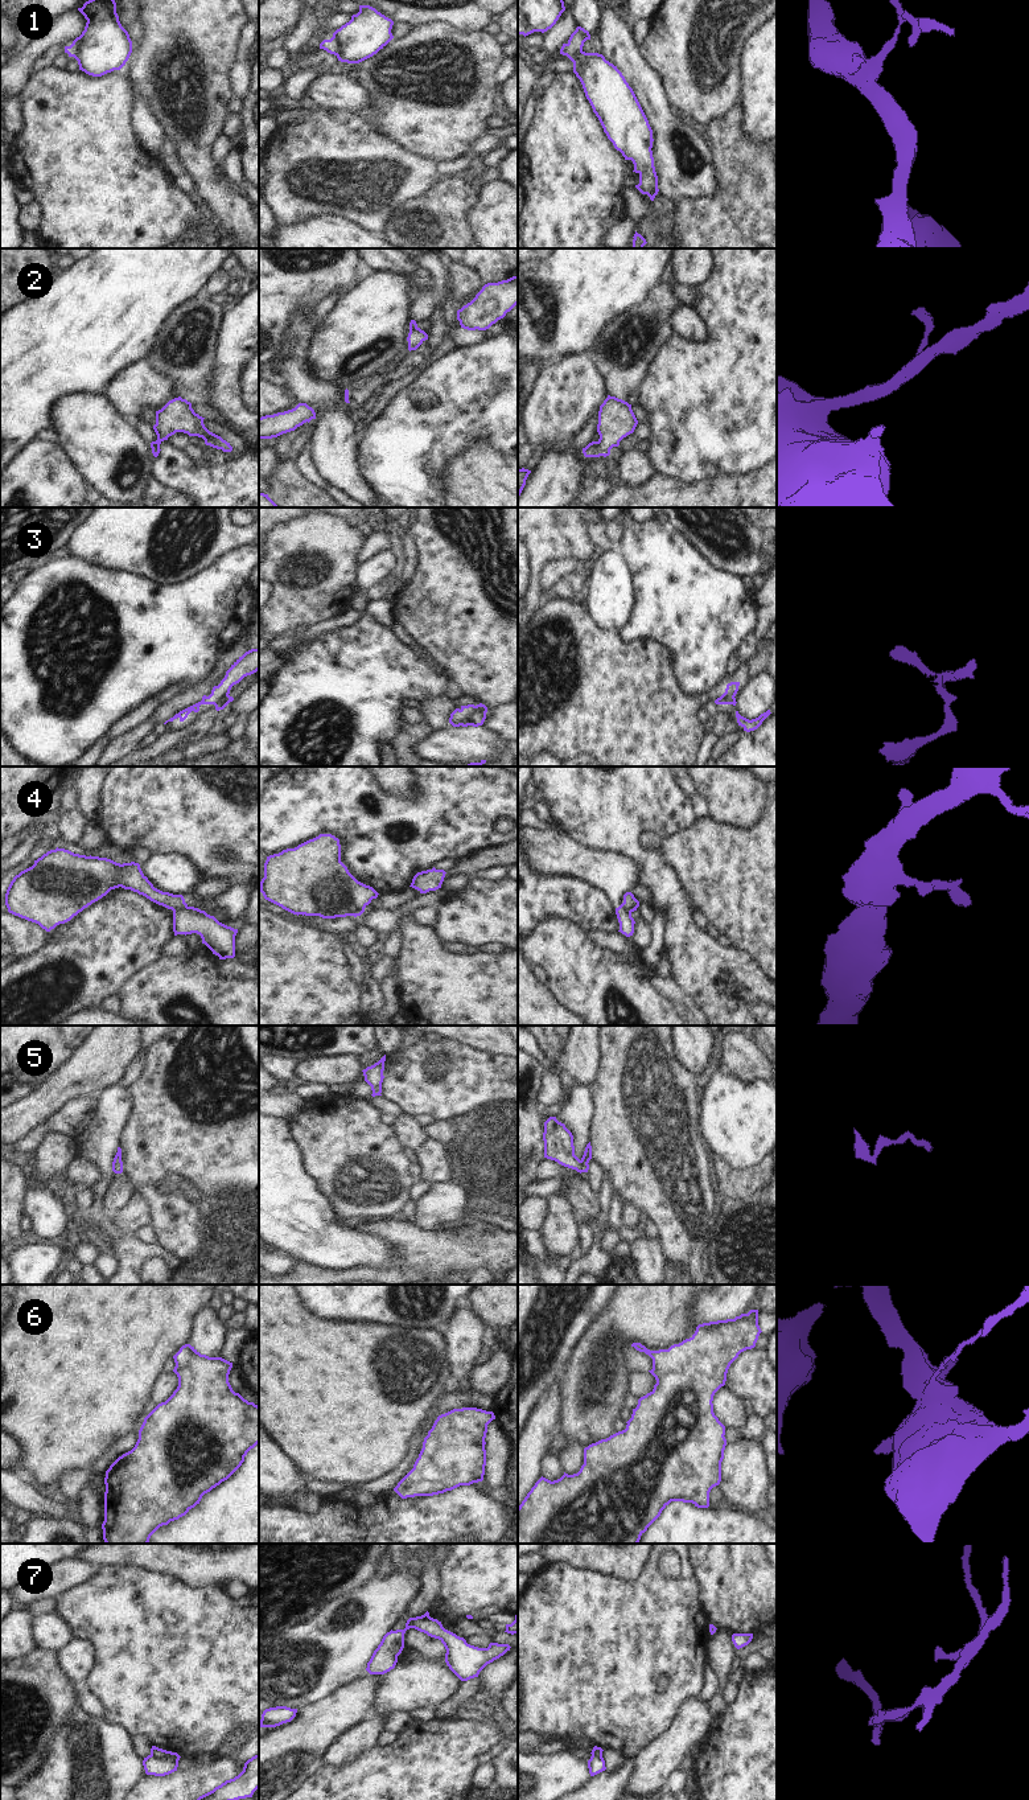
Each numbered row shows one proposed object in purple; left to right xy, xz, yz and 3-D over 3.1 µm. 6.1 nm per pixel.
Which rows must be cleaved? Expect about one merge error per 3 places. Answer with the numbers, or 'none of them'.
1, 4, 7

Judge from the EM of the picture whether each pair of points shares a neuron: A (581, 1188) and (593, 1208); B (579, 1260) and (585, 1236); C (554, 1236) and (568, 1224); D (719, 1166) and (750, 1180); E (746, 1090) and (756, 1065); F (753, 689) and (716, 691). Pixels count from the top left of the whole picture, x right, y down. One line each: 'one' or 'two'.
A: one
B: two
C: one
D: one
E: two
F: two

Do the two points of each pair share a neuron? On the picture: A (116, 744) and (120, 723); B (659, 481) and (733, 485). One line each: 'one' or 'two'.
A: two
B: one

